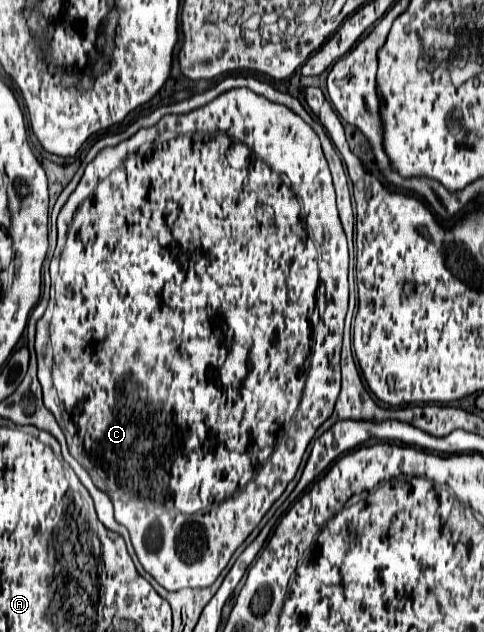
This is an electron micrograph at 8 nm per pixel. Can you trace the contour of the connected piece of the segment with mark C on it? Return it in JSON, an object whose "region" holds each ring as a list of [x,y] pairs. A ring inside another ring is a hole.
{"region":[[[248,88],[228,90],[228,92],[220,94],[218,98],[214,98],[210,104],[206,104],[206,106],[194,110],[194,112],[180,114],[180,116],[174,116],[174,114],[164,116],[152,128],[142,128],[132,138],[128,138],[118,145],[112,146],[112,148],[103,149],[87,165],[82,180],[78,182],[76,190],[72,192],[72,196],[69,196],[57,217],[57,245],[50,262],[49,272],[52,284],[50,298],[42,319],[37,322],[35,335],[38,380],[40,380],[42,392],[44,392],[44,406],[62,424],[62,430],[64,430],[66,440],[68,440],[70,454],[86,468],[86,472],[90,474],[96,488],[100,488],[102,492],[106,492],[110,496],[110,500],[114,504],[114,518],[116,518],[118,524],[124,524],[128,528],[132,546],[134,546],[136,556],[138,556],[140,564],[144,566],[144,570],[168,592],[178,592],[182,588],[206,588],[206,586],[214,584],[214,580],[220,576],[224,566],[230,562],[234,550],[250,536],[250,532],[260,524],[262,516],[282,496],[288,482],[296,476],[296,472],[300,468],[300,462],[302,462],[302,456],[304,456],[310,440],[314,438],[316,430],[330,418],[330,414],[334,410],[334,404],[336,404],[336,398],[340,394],[340,356],[349,301],[348,244],[340,218],[338,218],[332,176],[330,176],[328,162],[322,154],[318,134],[298,114],[294,114],[286,106],[264,100],[262,96],[254,94]],[[128,402],[138,402],[138,408],[136,406],[130,408]],[[288,440],[292,440],[292,444],[294,444],[292,450],[288,450],[288,446],[286,446]]]}

